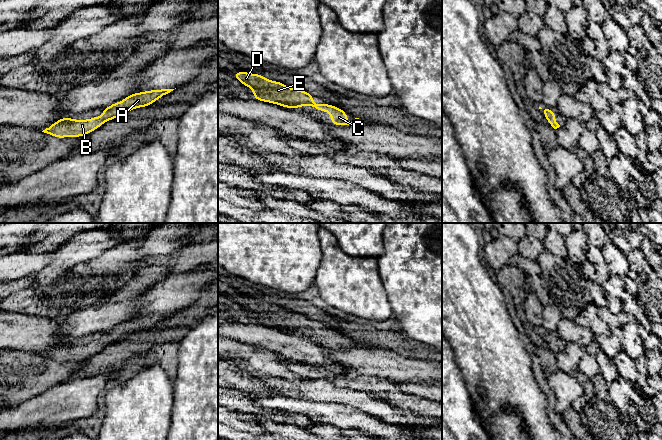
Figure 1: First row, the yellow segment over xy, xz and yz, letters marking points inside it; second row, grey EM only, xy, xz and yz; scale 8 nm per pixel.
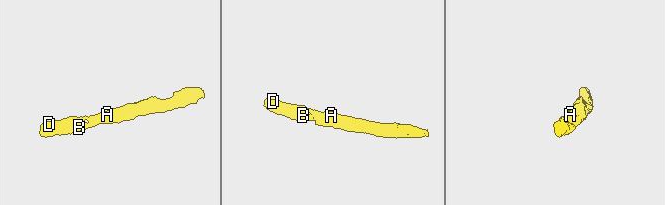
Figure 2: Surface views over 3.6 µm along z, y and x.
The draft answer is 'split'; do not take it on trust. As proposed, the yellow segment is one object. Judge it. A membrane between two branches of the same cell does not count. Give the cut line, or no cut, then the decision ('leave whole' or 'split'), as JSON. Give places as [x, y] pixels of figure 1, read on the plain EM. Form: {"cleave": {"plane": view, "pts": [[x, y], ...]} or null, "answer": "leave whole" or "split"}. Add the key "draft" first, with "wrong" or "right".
{"draft": "wrong", "cleave": null, "answer": "leave whole"}

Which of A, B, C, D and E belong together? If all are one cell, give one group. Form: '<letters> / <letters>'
A B C D E

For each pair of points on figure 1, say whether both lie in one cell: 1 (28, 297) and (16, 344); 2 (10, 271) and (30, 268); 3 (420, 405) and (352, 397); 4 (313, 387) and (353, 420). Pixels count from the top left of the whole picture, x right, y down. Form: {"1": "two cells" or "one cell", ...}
{"1": "one cell", "2": "one cell", "3": "two cells", "4": "two cells"}

